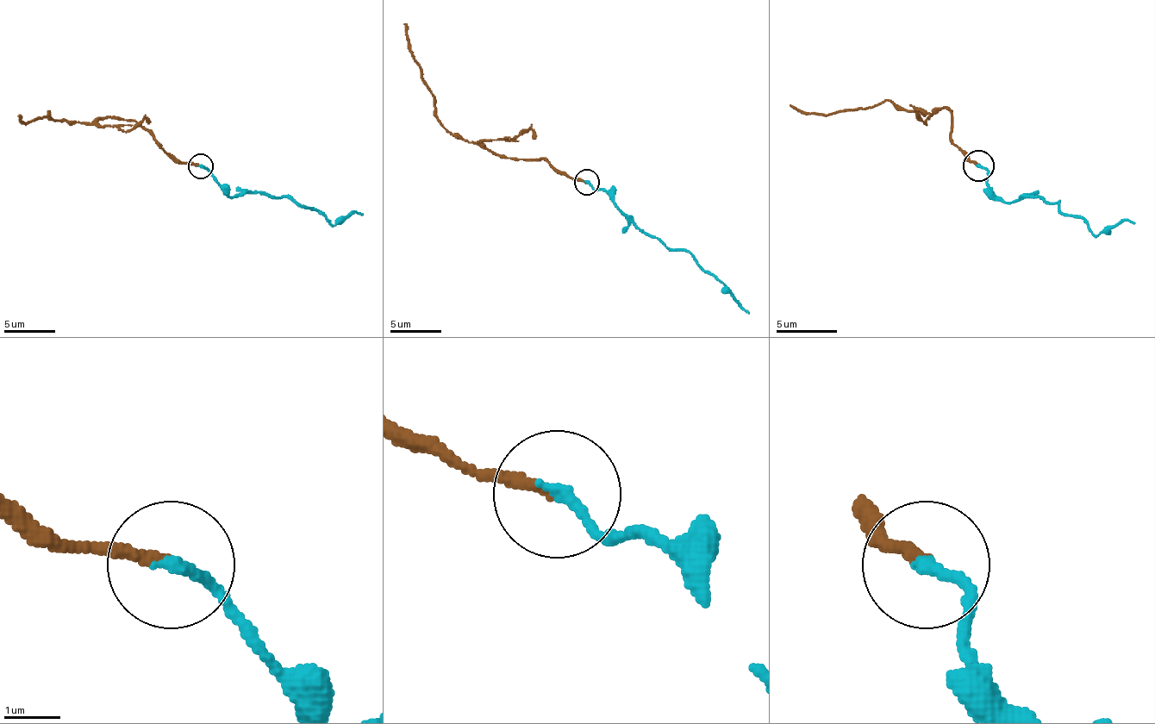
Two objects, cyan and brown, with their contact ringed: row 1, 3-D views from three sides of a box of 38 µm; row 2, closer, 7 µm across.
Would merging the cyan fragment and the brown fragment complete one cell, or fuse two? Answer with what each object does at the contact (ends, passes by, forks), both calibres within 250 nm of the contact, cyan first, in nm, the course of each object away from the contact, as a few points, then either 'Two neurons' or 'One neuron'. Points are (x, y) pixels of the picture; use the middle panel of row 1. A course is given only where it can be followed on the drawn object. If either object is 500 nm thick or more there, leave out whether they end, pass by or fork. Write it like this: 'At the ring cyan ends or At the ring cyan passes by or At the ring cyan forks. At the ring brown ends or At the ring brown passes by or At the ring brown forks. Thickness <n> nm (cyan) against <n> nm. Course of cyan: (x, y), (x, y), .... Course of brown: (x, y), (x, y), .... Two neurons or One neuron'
At the ring cyan ends. At the ring brown ends. Thickness 220 nm (cyan) against 170 nm. Course of cyan: (587, 181), (595, 189), (602, 189), (641, 230), (670, 248), (688, 251), (749, 313). Course of brown: (587, 181), (558, 173), (543, 159), (495, 156), (456, 138), (435, 115), (435, 99), (409, 47), (404, 24). Two neurons

